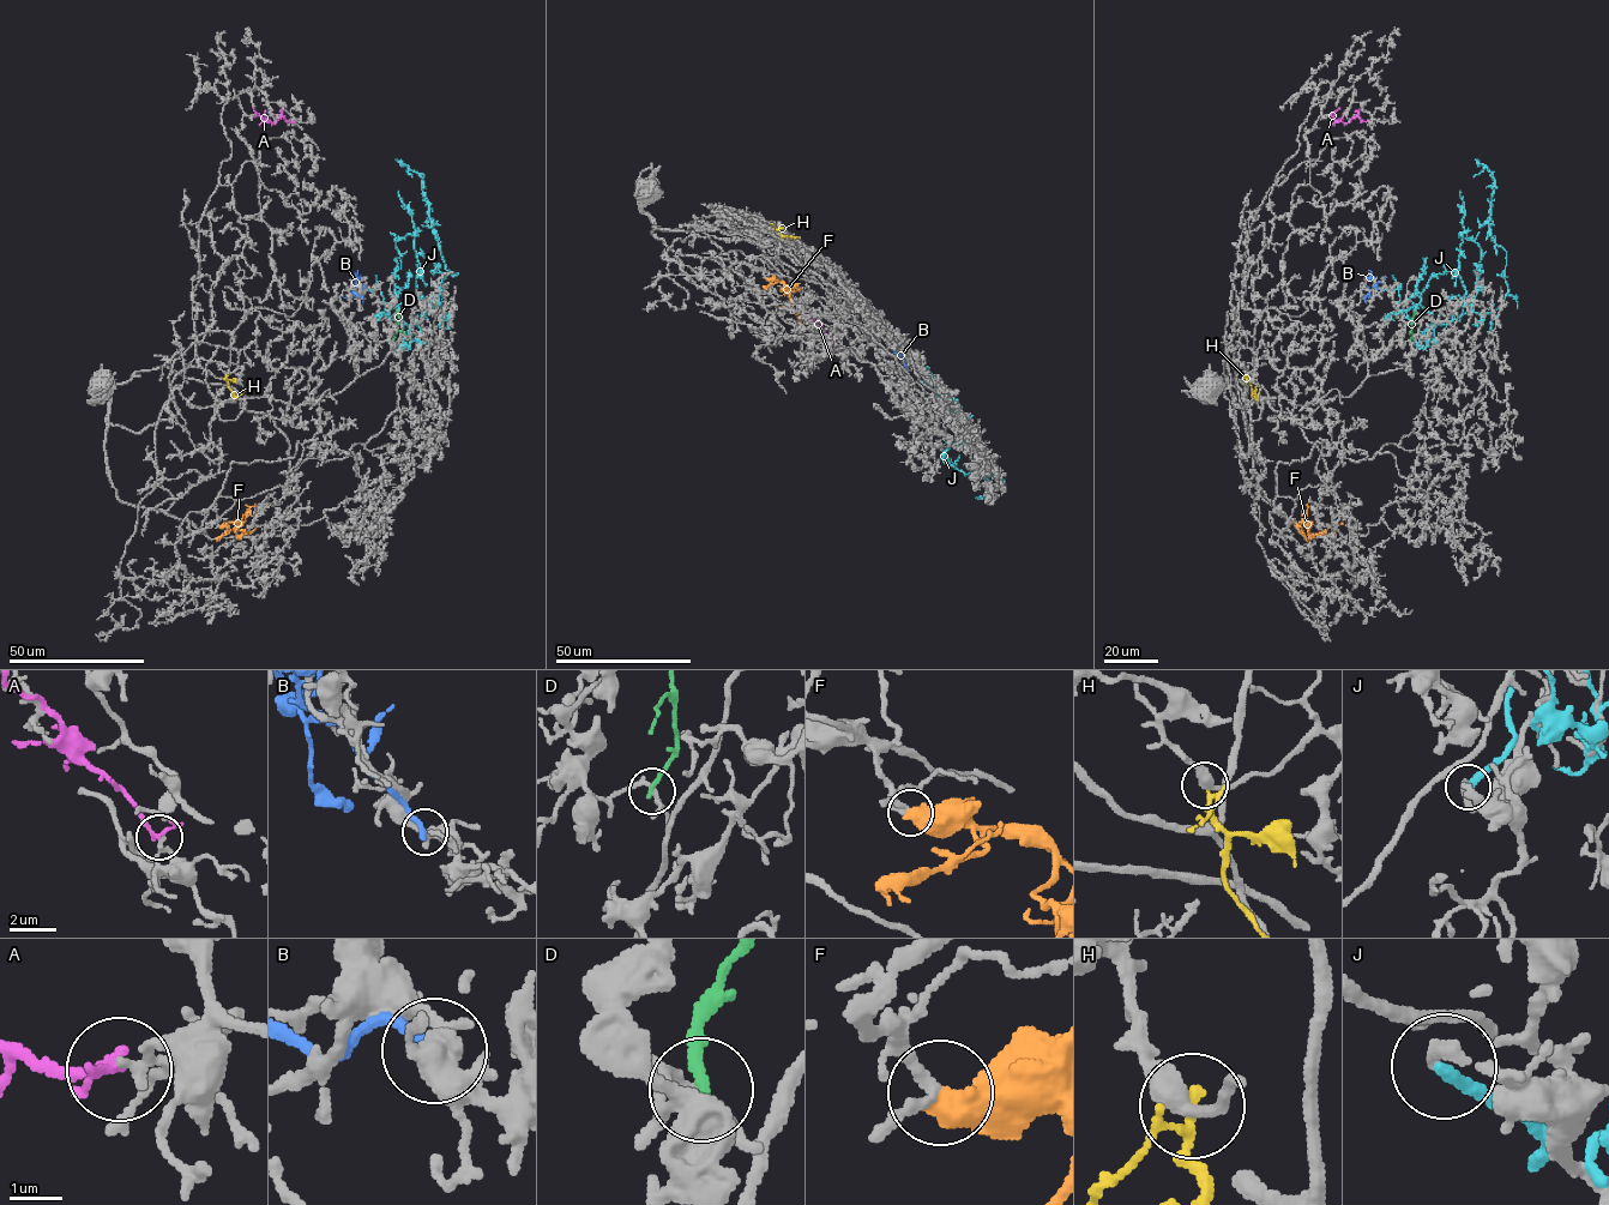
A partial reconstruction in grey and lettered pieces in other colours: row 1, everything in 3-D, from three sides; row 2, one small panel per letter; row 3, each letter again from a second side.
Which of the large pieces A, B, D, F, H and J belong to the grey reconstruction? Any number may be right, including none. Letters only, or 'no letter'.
F

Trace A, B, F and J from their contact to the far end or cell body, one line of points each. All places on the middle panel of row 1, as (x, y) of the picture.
A: (839, 349), (809, 314), (800, 321)
B: (916, 369), (902, 353), (887, 351)
F: (767, 278), (782, 282), (791, 309), (803, 318), (797, 324)
J: (941, 396), (970, 443), (983, 456), (988, 489), (995, 486), (988, 487), (980, 470), (965, 475), (942, 457)

